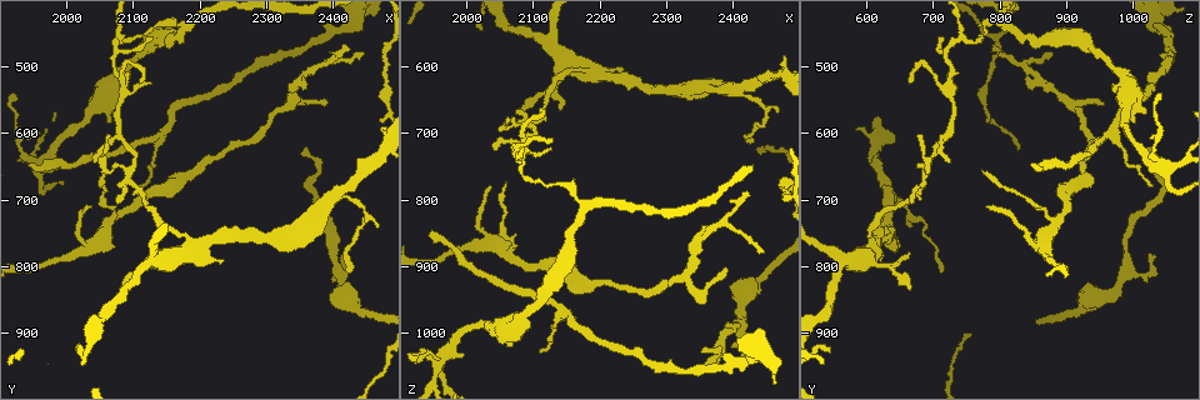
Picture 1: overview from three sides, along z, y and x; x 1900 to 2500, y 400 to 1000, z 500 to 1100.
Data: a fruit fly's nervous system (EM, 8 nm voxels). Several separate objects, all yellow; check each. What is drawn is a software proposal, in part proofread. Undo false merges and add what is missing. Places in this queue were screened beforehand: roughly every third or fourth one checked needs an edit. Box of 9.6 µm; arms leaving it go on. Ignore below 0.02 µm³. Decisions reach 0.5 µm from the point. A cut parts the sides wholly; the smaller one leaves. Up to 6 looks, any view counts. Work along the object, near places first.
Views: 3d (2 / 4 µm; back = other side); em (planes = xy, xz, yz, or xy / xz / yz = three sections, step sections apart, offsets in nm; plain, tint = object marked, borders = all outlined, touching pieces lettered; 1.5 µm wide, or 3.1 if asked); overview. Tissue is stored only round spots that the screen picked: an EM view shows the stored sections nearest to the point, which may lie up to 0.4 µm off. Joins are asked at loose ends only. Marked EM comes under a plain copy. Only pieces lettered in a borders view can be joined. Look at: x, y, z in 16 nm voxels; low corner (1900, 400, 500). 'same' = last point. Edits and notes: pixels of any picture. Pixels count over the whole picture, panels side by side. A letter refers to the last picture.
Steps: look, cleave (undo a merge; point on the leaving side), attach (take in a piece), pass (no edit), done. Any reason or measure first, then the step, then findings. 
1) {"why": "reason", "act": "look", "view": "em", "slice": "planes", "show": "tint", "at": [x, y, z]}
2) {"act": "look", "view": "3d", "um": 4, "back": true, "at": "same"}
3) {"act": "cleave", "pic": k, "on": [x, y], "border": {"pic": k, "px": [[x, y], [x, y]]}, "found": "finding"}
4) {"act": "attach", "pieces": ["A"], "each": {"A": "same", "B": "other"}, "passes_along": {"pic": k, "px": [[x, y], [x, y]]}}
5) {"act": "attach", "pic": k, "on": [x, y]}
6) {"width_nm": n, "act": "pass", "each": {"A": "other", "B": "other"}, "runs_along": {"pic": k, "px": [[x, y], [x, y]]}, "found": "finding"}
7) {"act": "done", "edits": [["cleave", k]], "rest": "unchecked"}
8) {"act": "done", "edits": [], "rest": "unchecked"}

{"why": "branch stops here", "act": "look", "view": "em", "slice": "yz", "step": 8, "show": "tint", "at": [1940, 650, 855]}

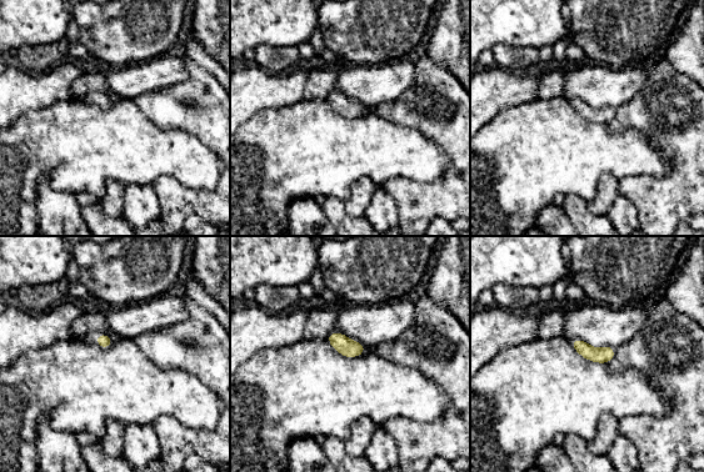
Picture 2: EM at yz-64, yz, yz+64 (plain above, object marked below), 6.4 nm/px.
{"why": "another direction", "act": "look", "view": "em", "slice": "planes", "show": "borders", "at": "same"}

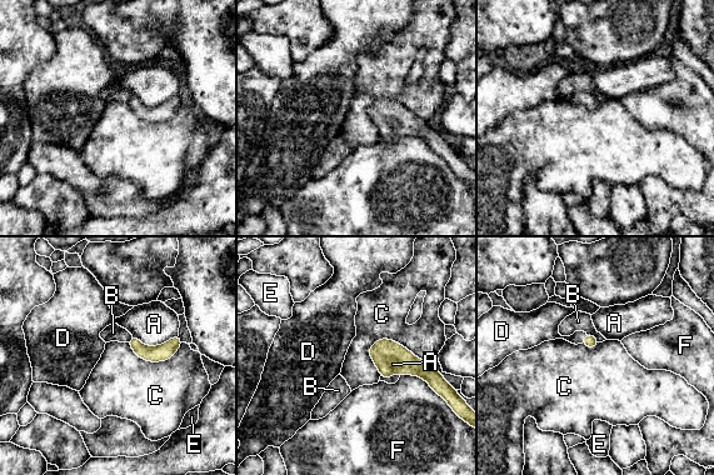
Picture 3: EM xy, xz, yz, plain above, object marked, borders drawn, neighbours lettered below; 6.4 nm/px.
{"width_nm": 80, "act": "attach", "pieces": ["D"], "each": {"A": "other", "B": "other", "C": "other", "D": "same", "E": "other", "F": "other"}, "found": "it goes on there"}

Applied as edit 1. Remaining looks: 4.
{"why": "redraw", "act": "look", "view": "overview"}

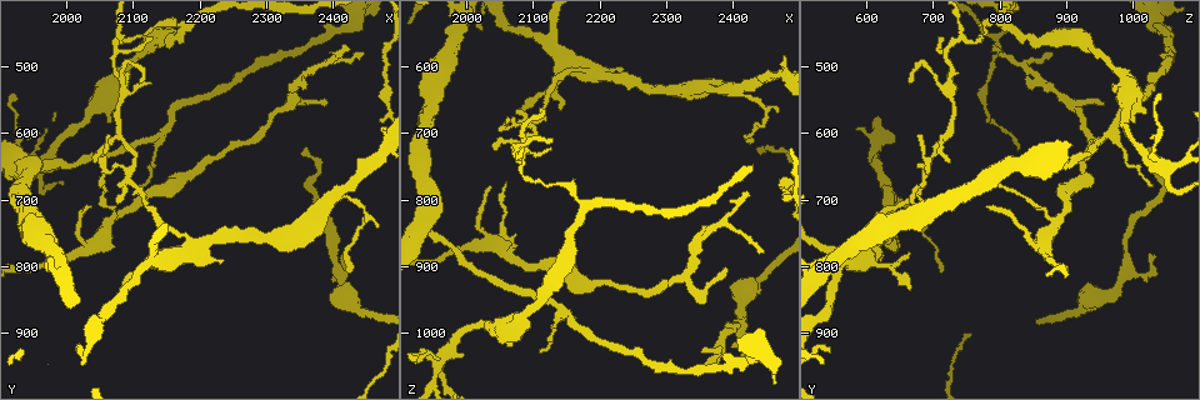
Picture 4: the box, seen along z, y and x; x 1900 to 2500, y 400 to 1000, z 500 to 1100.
{"why": "sharp bend", "act": "look", "view": "em", "slice": "planes", "show": "borders", "at": [2080, 465, 750]}

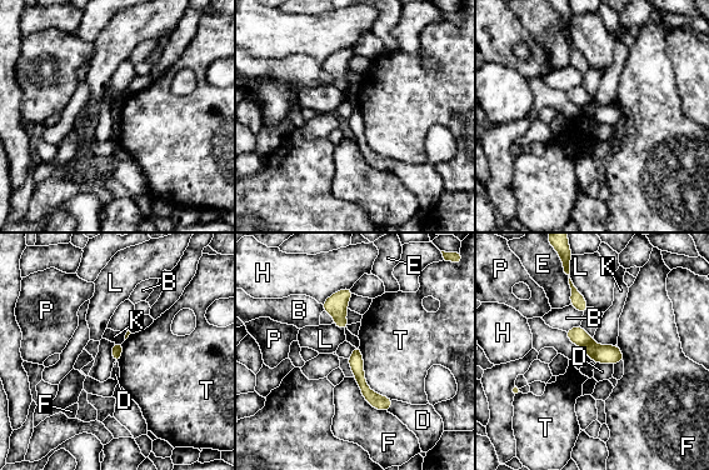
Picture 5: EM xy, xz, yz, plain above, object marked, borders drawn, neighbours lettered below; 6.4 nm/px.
{"act": "cleave", "pic": 5, "on": [608, 354], "each": {"B": "other", "D": "other", "E": "other", "F": "other", "H": "other", "K": "other", "L": "other", "P": "other", "T": "other"}, "border": {"pic": 5, "px": [[593, 340], [584, 349]]}, "found": "a second cell is stuck on"}

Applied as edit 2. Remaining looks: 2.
{"act": "done", "edits": [["attach", 3], ["cleave", 5]], "rest": "unchecked"}

